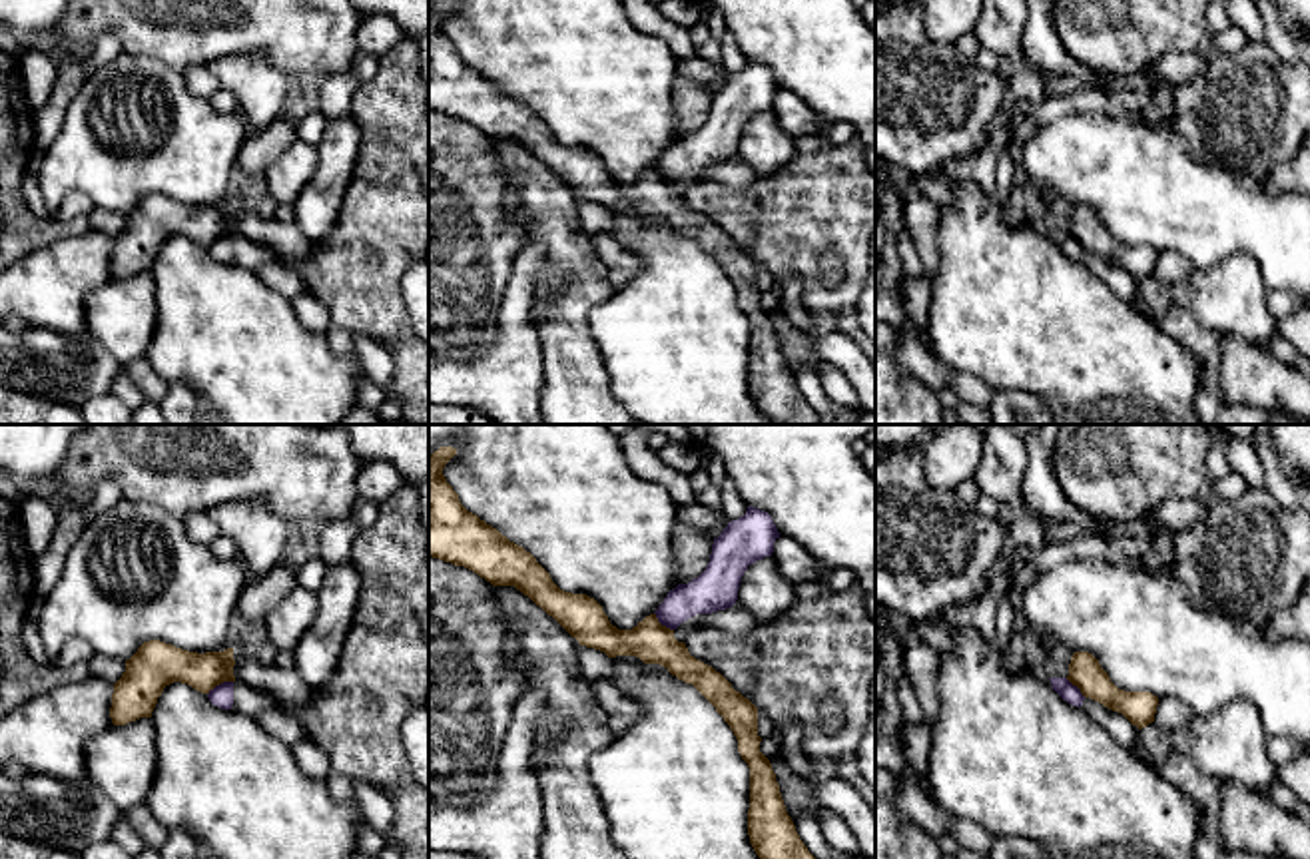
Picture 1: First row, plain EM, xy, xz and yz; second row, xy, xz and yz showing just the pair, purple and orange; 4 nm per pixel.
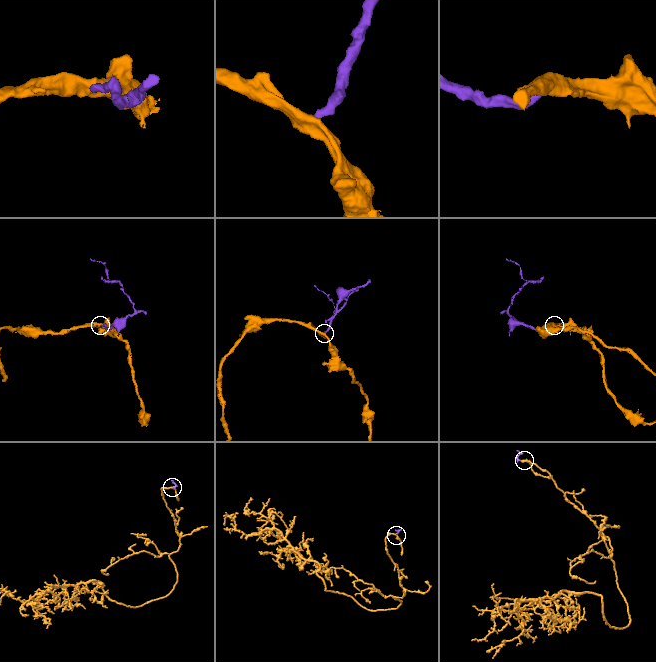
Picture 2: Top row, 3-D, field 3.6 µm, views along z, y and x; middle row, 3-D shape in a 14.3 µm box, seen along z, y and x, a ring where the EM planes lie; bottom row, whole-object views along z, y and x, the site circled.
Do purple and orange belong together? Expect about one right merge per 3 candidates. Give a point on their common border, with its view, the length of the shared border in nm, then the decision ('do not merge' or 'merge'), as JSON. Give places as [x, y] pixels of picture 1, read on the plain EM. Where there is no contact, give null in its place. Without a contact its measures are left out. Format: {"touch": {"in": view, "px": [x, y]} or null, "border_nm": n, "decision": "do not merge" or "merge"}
{"touch": {"in": "xy", "px": [220, 238]}, "border_nm": 120, "decision": "do not merge"}

